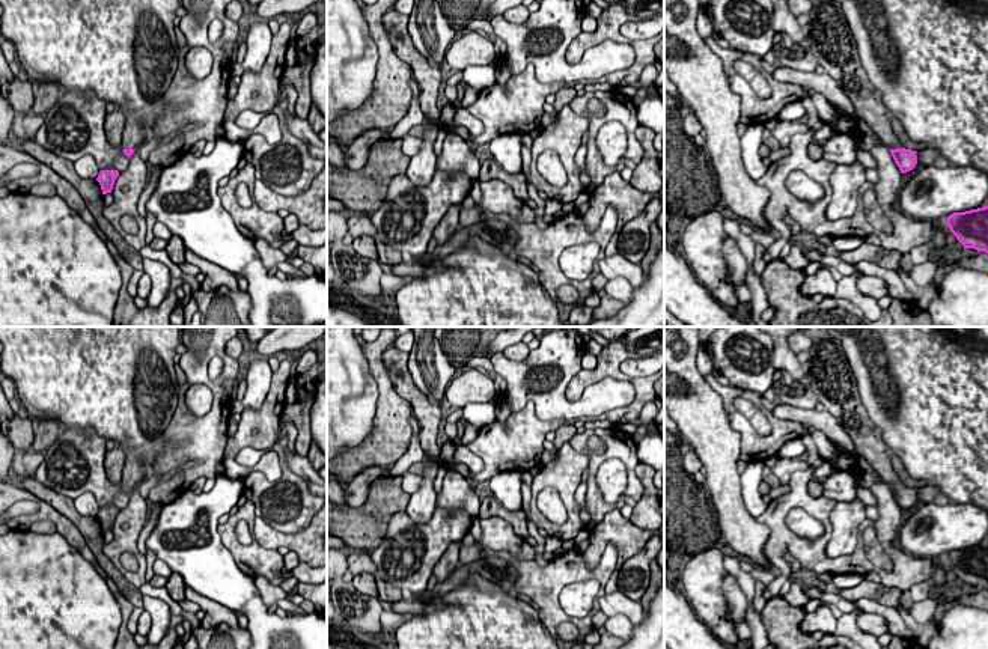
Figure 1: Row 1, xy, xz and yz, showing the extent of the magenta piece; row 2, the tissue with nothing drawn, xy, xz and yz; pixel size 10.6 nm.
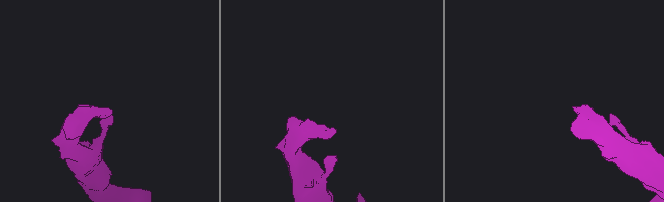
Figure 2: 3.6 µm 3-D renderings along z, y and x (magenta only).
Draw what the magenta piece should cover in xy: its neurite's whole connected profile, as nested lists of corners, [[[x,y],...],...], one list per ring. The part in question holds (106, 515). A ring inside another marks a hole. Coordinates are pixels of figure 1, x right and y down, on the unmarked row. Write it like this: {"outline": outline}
{"outline": [[[101,507],[96,518],[101,523],[102,532],[111,530],[116,515],[119,513],[117,507]]]}

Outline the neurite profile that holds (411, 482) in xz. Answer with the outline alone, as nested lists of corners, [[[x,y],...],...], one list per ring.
[[[405,471],[404,474],[401,474],[401,477],[402,477],[402,489],[408,494],[414,494],[422,485],[420,474]]]

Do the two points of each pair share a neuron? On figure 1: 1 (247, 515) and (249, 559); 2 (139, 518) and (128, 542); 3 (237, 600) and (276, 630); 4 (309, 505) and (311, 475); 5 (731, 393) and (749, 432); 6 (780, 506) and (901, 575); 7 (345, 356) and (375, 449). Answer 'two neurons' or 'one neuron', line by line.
1: one neuron
2: one neuron
3: one neuron
4: two neurons
5: one neuron
6: one neuron
7: two neurons

